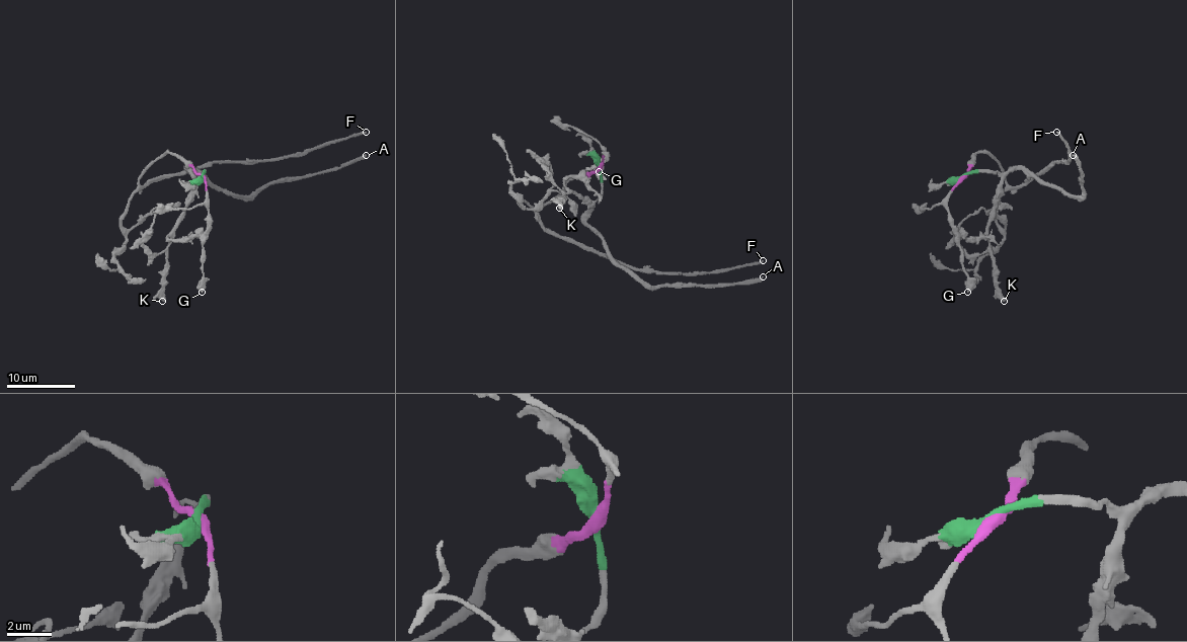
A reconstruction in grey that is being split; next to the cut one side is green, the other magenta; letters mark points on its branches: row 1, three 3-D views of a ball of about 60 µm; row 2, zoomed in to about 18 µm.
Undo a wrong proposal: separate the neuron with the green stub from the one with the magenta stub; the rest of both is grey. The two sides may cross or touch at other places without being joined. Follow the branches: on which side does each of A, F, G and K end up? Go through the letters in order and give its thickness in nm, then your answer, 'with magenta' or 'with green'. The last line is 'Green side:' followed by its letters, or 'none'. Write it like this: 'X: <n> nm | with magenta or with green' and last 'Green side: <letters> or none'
A: 320 nm | with green
F: 240 nm | with magenta
G: 480 nm | with magenta
K: 480 nm | with green
Green side: A, K

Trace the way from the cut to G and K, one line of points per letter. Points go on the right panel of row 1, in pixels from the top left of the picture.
G: (962, 176), (950, 193), (947, 211), (955, 243), (960, 250), (960, 262), (968, 286), (967, 293)
K: (962, 176), (977, 171), (991, 171), (1002, 176), (1002, 193), (987, 226), (987, 240), (995, 286), (1005, 301)

